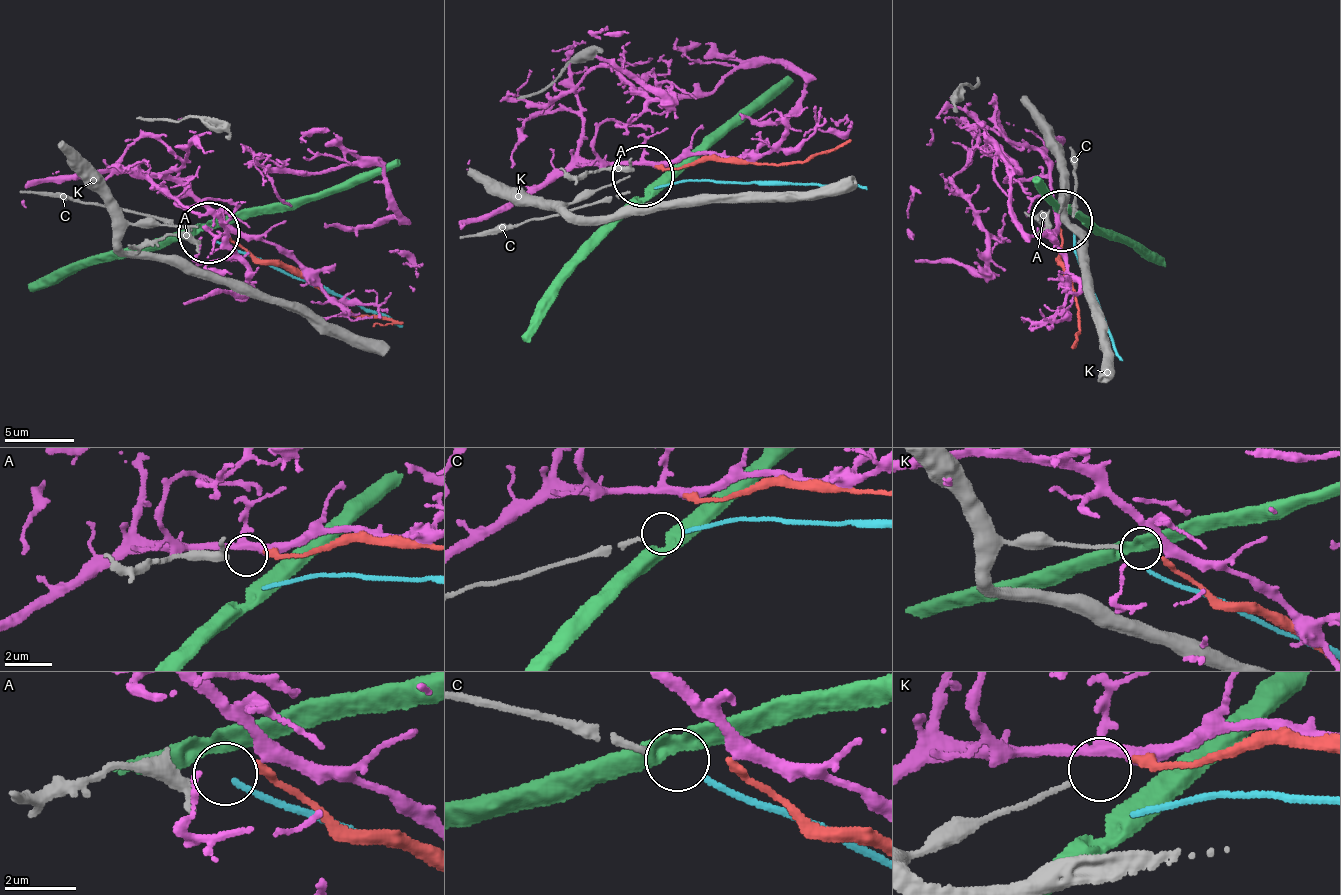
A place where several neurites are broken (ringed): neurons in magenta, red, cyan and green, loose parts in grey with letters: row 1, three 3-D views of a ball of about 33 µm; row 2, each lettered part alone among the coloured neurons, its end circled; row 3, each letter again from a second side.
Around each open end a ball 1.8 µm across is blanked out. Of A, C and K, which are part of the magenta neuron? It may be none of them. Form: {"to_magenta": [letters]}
{"to_magenta": ["A"]}

